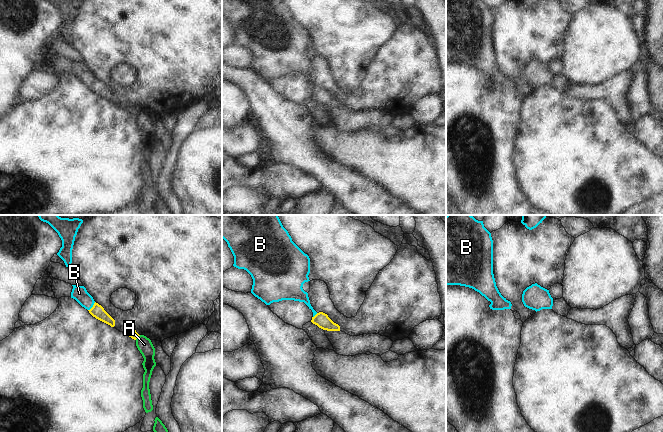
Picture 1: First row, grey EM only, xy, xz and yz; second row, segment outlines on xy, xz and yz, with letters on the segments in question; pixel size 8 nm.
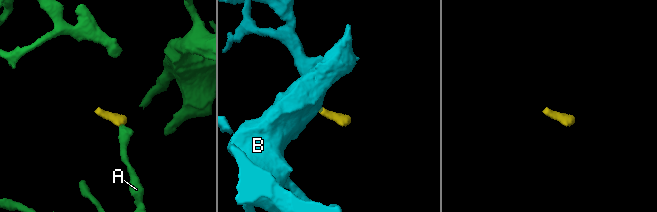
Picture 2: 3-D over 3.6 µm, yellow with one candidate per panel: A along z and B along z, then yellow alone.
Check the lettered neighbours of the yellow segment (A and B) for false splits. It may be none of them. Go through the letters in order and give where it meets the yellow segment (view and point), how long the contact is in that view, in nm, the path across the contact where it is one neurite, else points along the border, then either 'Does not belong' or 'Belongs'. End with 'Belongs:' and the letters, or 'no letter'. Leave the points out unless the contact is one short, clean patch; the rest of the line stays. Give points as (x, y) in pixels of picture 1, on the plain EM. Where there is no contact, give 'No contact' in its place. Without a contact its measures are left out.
A: Touches yellow at xy (137, 113). Shared border 60 nm. Boundary: xy (140, 111), (135, 115). Does not belong
B: Touches yellow at xy (93, 82). Shared border 90 nm. Path across: xy (97, 87), (93, 82), (79, 69). Belongs
Belongs: B

